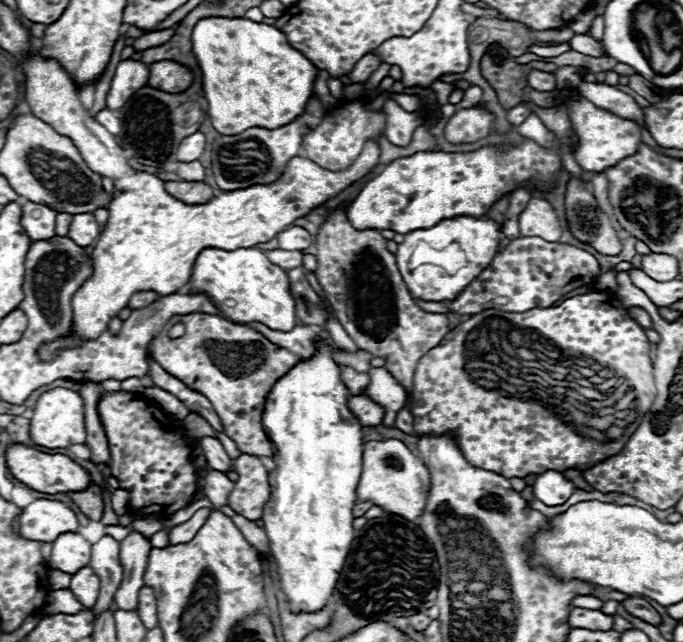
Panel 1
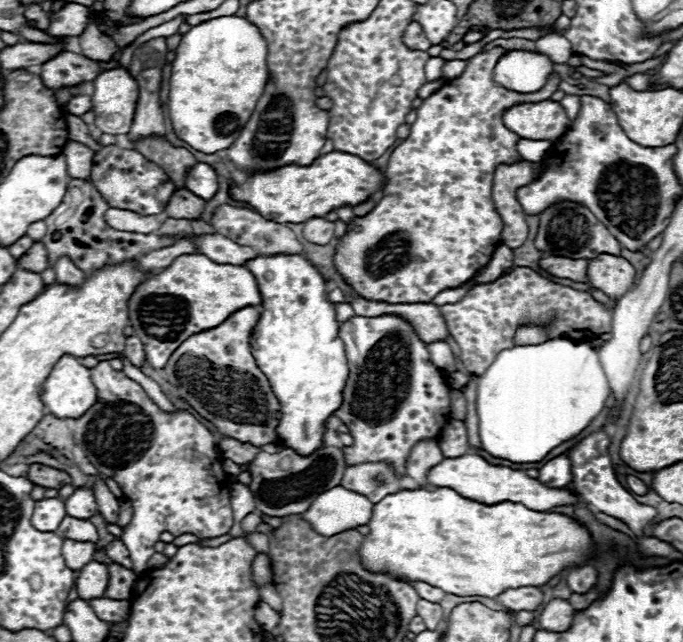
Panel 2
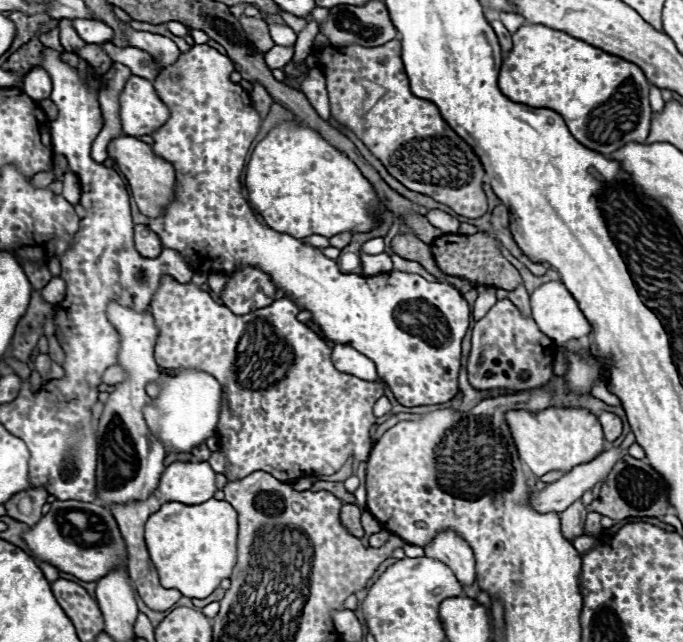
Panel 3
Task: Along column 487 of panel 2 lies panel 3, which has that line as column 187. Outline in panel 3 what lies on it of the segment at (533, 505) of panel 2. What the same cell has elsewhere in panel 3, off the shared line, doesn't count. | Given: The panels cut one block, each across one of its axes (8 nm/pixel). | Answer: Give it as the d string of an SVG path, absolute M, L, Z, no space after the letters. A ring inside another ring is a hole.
M174 462L158 484L158 490L168 502L202 504L216 494L216 472L208 462Z

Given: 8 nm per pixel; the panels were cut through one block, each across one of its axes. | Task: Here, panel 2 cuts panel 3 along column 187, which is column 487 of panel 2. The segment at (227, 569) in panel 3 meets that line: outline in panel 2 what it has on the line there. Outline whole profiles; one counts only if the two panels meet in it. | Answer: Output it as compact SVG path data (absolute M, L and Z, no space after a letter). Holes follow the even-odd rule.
M452 488L400 490L384 496L372 508L370 534L360 544L360 562L368 572L388 574L400 582L426 582L456 596L496 598L508 588L542 586L564 566L580 564L592 552L592 540L584 526L554 512L534 512L522 504L482 504L460 496Z

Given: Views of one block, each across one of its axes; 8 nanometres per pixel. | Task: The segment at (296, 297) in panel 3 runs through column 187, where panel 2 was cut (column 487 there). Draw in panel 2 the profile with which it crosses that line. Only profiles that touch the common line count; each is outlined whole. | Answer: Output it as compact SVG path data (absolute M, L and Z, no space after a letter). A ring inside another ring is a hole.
M504 48L478 52L468 60L466 70L458 78L448 80L416 108L416 122L410 126L408 138L390 154L380 202L366 216L354 216L346 234L336 242L334 268L356 296L386 304L430 302L438 292L470 280L486 266L492 252L500 246L502 220L492 202L492 178L498 164L520 160L516 152L516 142L520 138L504 126L502 112L518 102L548 100L560 82L560 78L552 74L544 88L532 94L518 94L502 88L492 80L492 74L504 52Z

